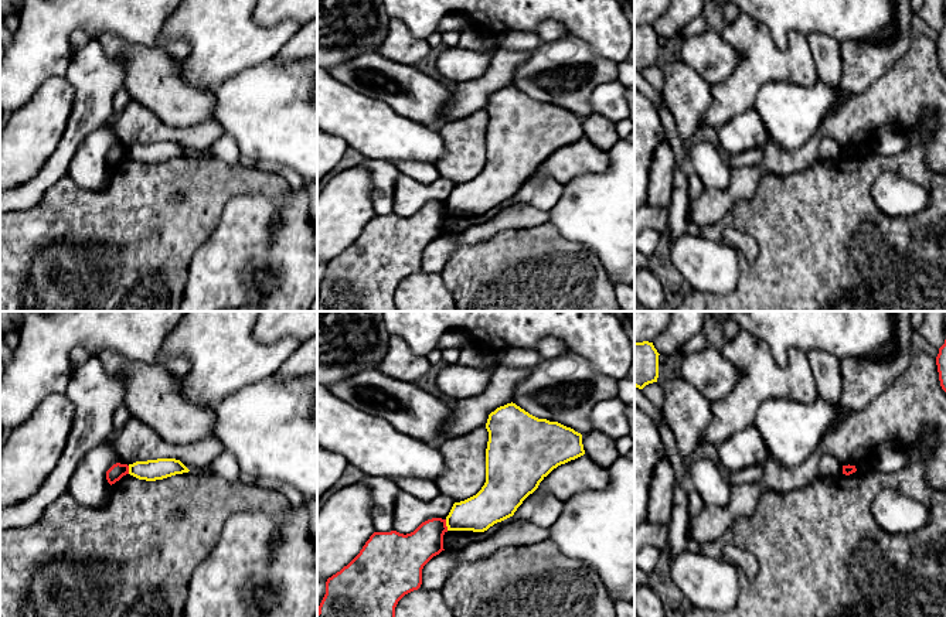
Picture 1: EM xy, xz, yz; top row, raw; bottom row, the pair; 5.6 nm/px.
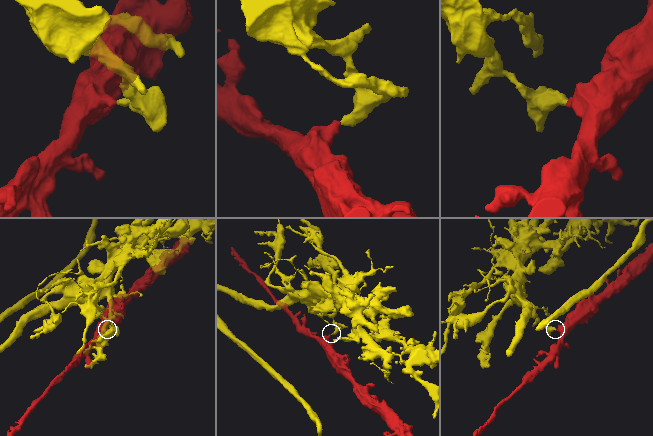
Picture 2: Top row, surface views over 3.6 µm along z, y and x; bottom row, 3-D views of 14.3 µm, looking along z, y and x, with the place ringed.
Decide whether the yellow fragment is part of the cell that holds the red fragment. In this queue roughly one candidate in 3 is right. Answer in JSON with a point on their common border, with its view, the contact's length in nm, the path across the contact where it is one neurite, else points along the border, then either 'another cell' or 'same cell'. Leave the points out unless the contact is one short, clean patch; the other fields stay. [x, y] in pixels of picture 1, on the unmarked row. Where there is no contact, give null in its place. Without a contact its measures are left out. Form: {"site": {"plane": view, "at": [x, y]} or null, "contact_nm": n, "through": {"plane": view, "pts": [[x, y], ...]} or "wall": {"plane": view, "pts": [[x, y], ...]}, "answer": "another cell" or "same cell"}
{"site": {"plane": "xz", "at": [445, 208]}, "contact_nm": 70, "wall": {"plane": "xz", "pts": [[445, 203], [448, 212]]}, "answer": "another cell"}

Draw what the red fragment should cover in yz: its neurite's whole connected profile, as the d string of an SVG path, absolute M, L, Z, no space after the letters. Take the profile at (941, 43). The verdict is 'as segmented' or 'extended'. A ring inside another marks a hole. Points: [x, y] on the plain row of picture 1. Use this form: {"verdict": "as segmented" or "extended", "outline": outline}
{"verdict": "as segmented", "outline": "M946 23L945 27L939 31L939 37L936 40L936 48L938 48L940 69L946 75Z"}

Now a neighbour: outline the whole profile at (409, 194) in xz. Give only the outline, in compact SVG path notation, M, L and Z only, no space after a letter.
M401 174L395 183L394 214L406 218L428 202L446 202L453 187L455 184L446 178L425 184Z

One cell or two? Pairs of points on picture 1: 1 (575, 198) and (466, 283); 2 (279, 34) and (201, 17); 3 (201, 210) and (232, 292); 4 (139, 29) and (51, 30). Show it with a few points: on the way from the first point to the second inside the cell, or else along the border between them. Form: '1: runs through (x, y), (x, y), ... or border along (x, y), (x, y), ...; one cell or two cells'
1: border along (547, 222), (561, 237), (577, 242); two cells
2: runs through (259, 36), (228, 36), (221, 29); one cell
3: border along (225, 204), (217, 227), (190, 261); two cells
4: runs through (118, 17), (72, 17); one cell

